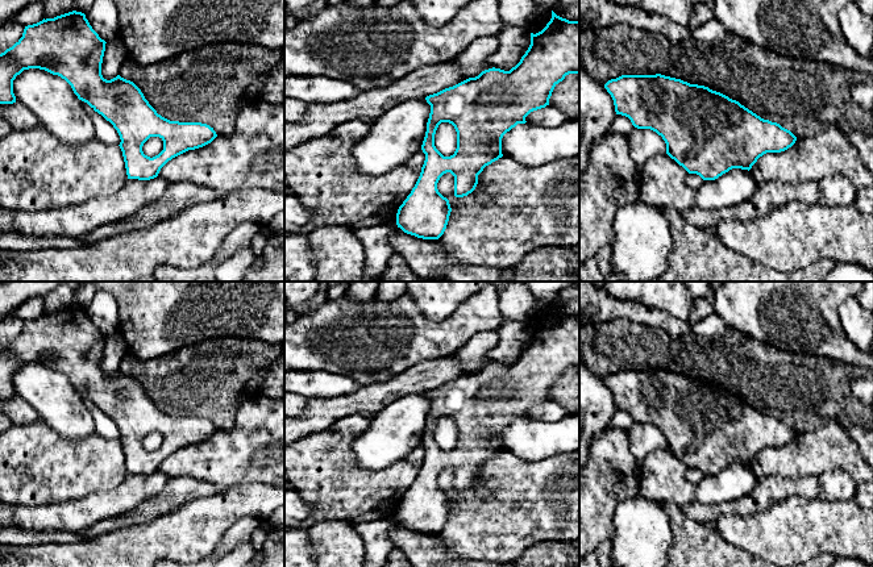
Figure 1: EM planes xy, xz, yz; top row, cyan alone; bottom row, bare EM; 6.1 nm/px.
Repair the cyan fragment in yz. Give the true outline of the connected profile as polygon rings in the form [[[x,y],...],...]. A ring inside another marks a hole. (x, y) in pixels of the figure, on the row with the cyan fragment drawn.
[[[622,75],[604,84],[616,114],[625,116],[637,129],[656,132],[666,143],[666,154],[689,174],[715,180],[732,168],[751,170],[766,153],[791,147],[797,137],[777,122],[764,120],[739,101],[708,87],[656,75]]]

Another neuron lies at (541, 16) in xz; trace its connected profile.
[[[537,7],[531,22],[527,25],[527,29],[531,33],[536,34],[546,26],[546,24],[550,21],[550,18],[552,18],[550,8]]]

